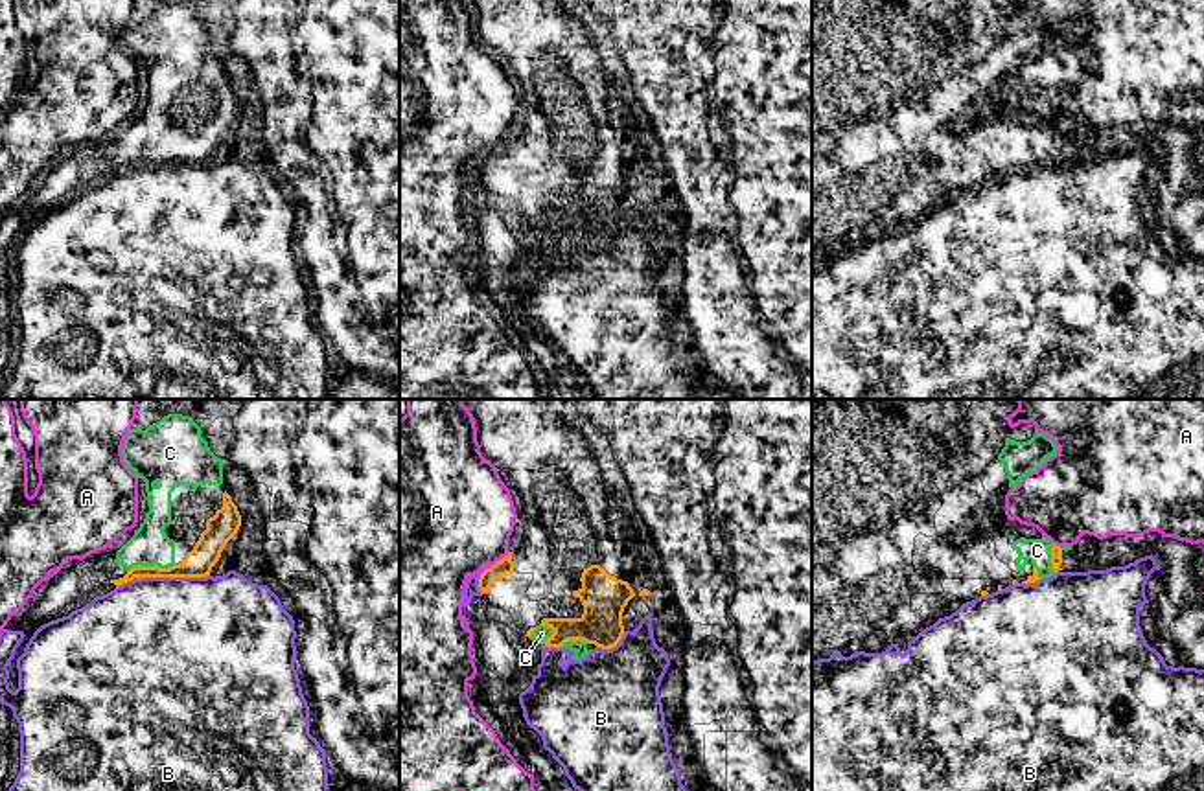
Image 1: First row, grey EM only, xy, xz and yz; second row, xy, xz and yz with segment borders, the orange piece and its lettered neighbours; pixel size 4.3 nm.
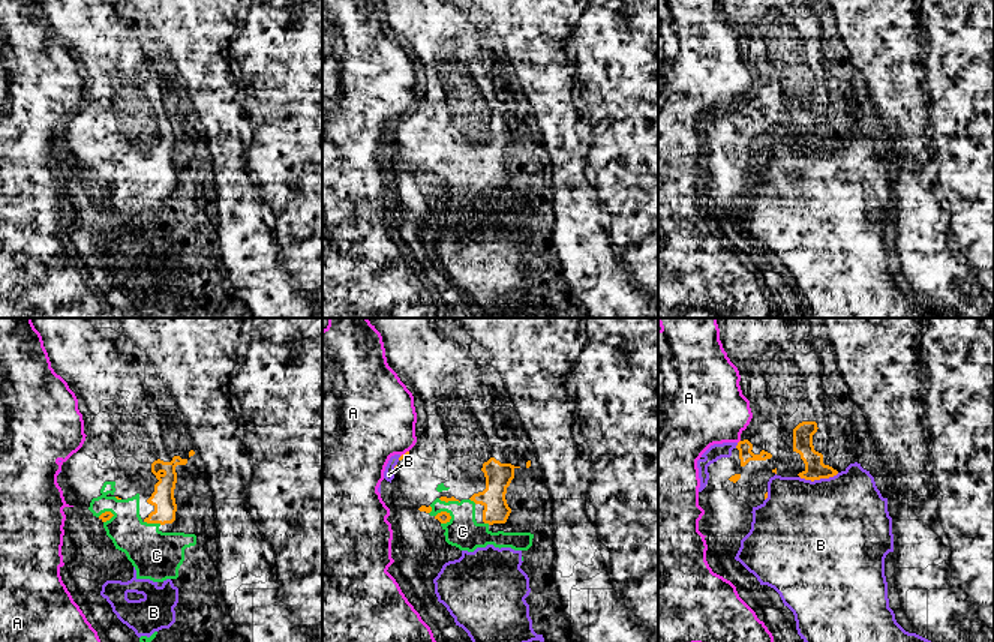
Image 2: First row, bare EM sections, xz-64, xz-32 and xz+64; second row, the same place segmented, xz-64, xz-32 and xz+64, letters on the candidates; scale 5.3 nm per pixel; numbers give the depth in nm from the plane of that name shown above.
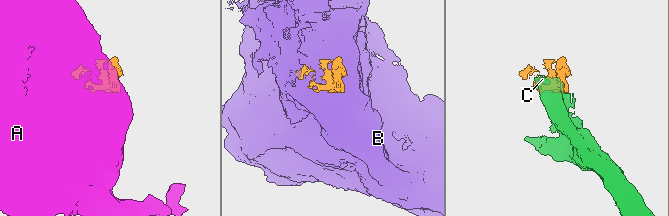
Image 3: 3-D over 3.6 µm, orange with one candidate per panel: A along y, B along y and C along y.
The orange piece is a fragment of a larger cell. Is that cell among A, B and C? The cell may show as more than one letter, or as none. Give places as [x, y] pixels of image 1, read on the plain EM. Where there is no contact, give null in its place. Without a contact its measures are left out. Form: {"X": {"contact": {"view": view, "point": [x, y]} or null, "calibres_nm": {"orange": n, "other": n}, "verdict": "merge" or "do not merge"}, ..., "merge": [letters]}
{"A": {"contact": {"view": "xz", "point": [503, 146]}, "calibres_nm": {"orange": 70, "other": 460}, "verdict": "do not merge"}, "B": {"contact": {"view": "xy", "point": [173, 164]}, "calibres_nm": {"orange": 130, "other": 500}, "verdict": "do not merge"}, "C": {"contact": {"view": "xy", "point": [150, 155]}, "calibres_nm": {"orange": 130, "other": 170}, "verdict": "merge"}, "merge": ["C"]}

